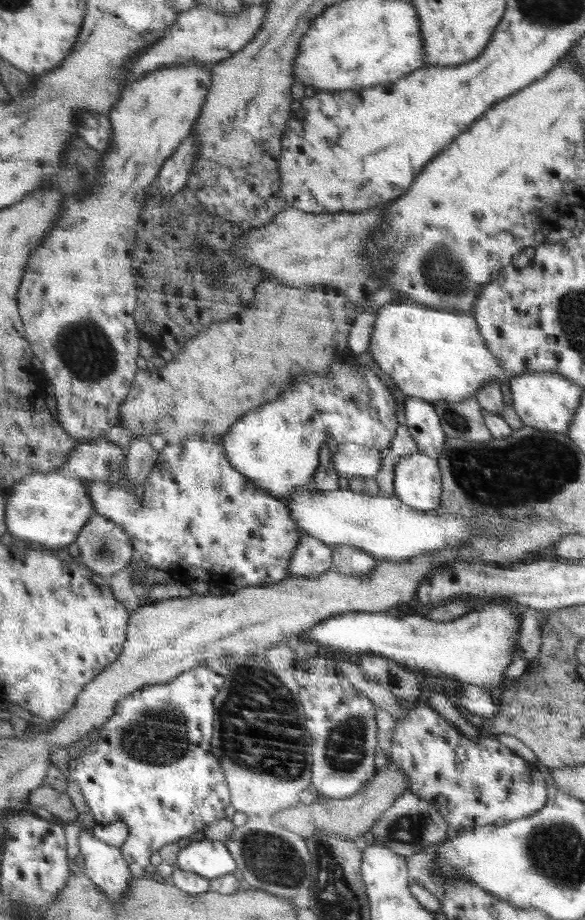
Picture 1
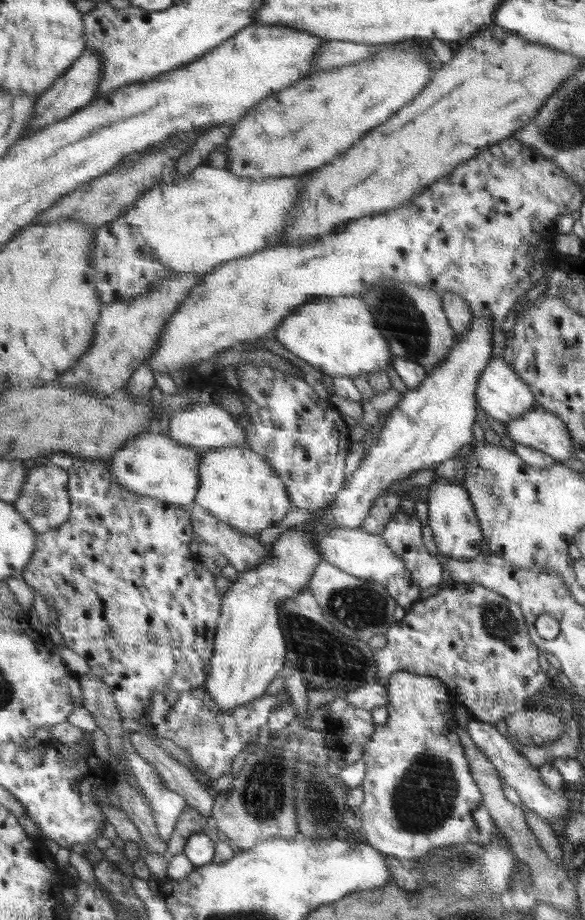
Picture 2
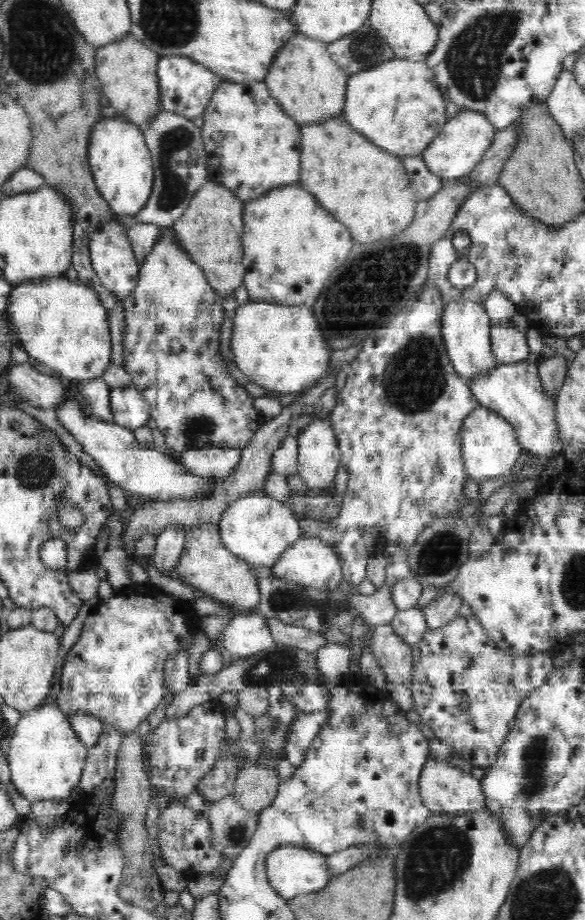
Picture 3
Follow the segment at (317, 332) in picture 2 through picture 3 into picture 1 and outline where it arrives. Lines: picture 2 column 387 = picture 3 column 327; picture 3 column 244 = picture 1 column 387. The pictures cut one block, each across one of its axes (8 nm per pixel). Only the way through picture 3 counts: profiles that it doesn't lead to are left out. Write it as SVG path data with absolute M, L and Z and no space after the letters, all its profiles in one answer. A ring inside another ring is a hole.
M407 300L380 307L374 319L367 351L374 357L378 368L394 380L395 388L407 397L416 397L429 403L440 399L460 402L474 397L475 392L490 381L500 384L501 381L510 381L513 377L487 347L486 340L479 332L479 323L472 312L444 311Z

